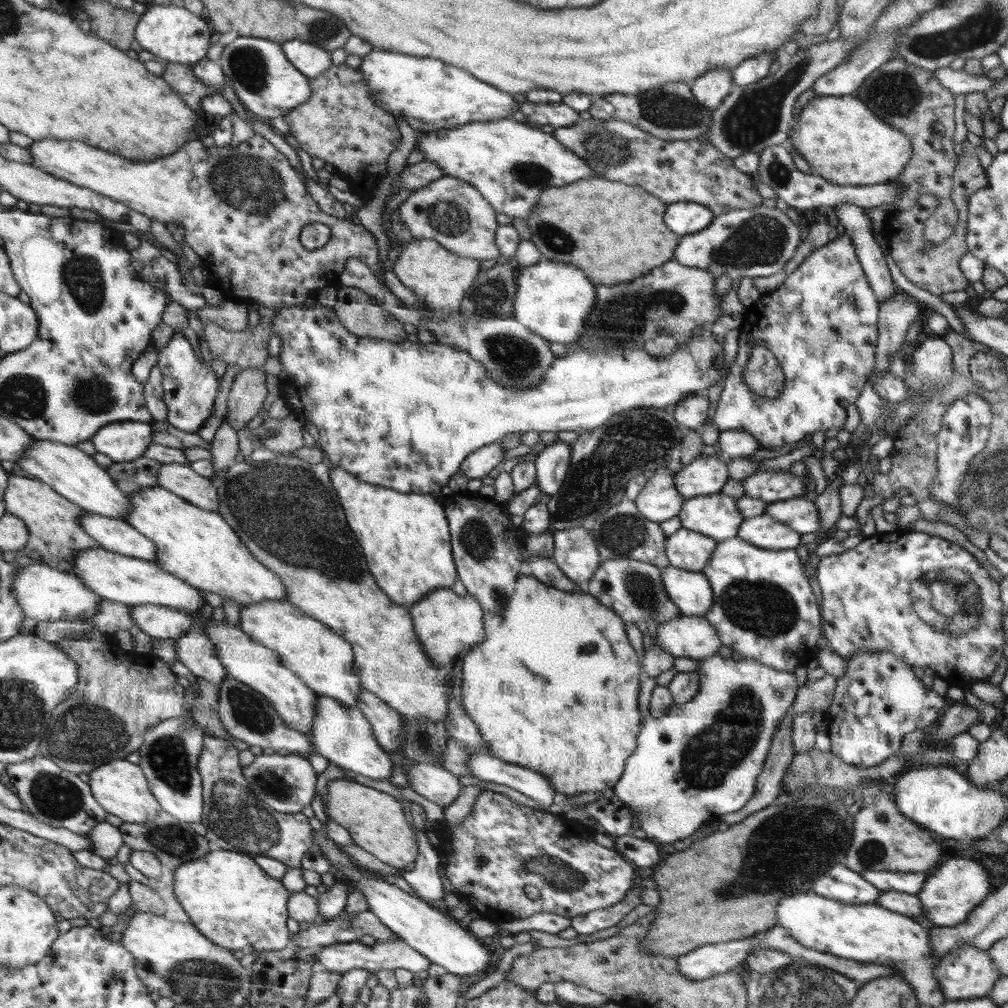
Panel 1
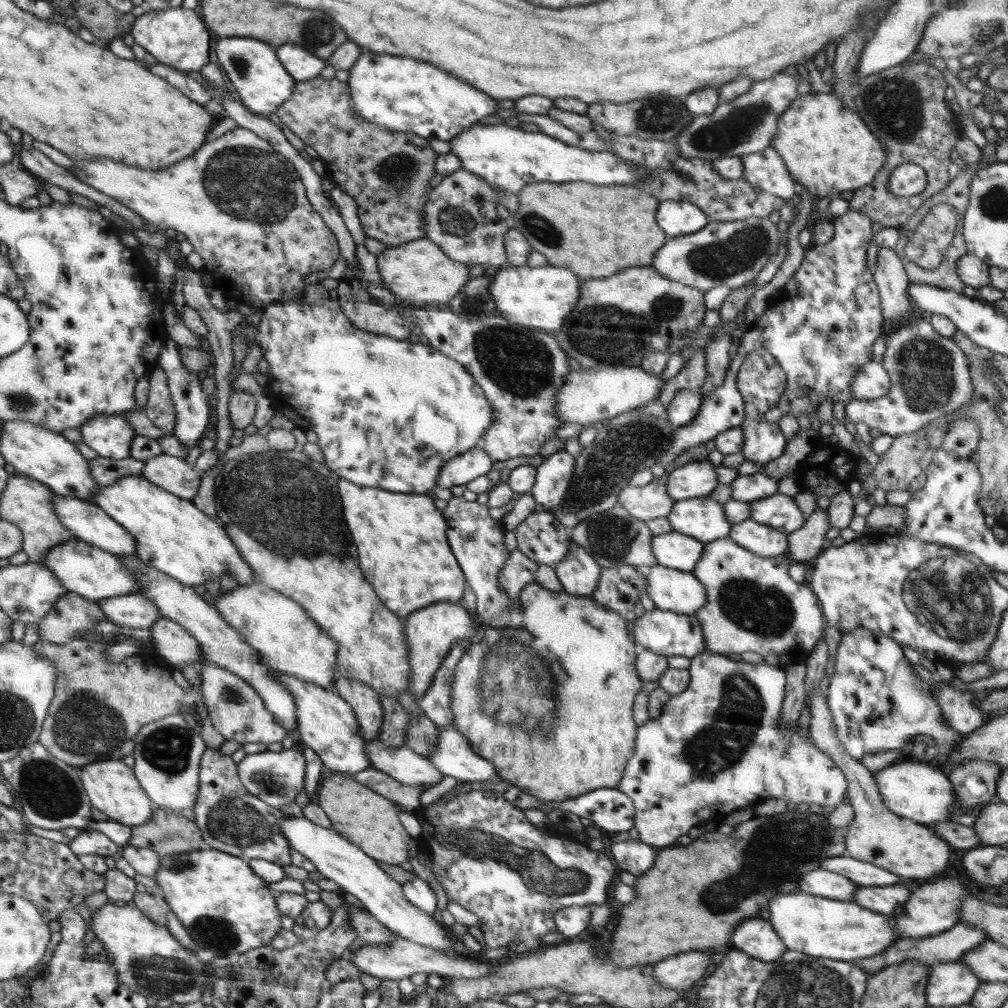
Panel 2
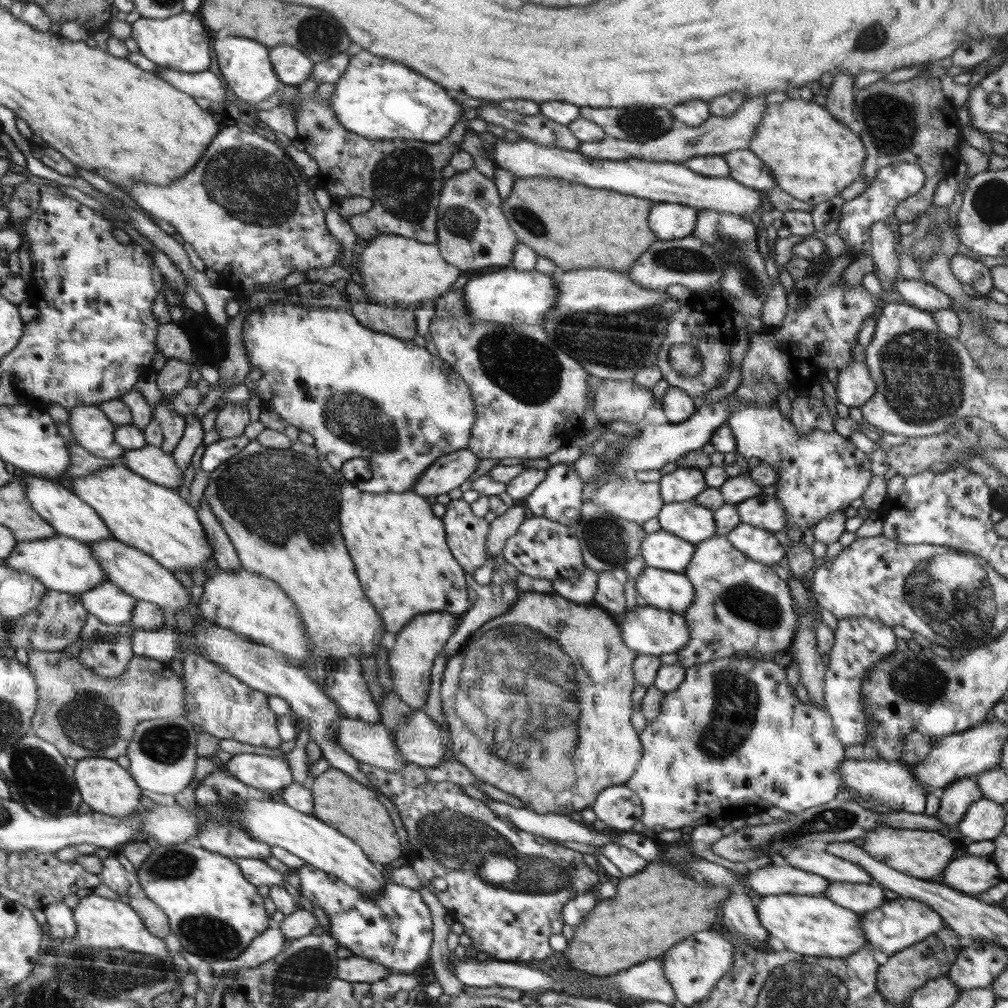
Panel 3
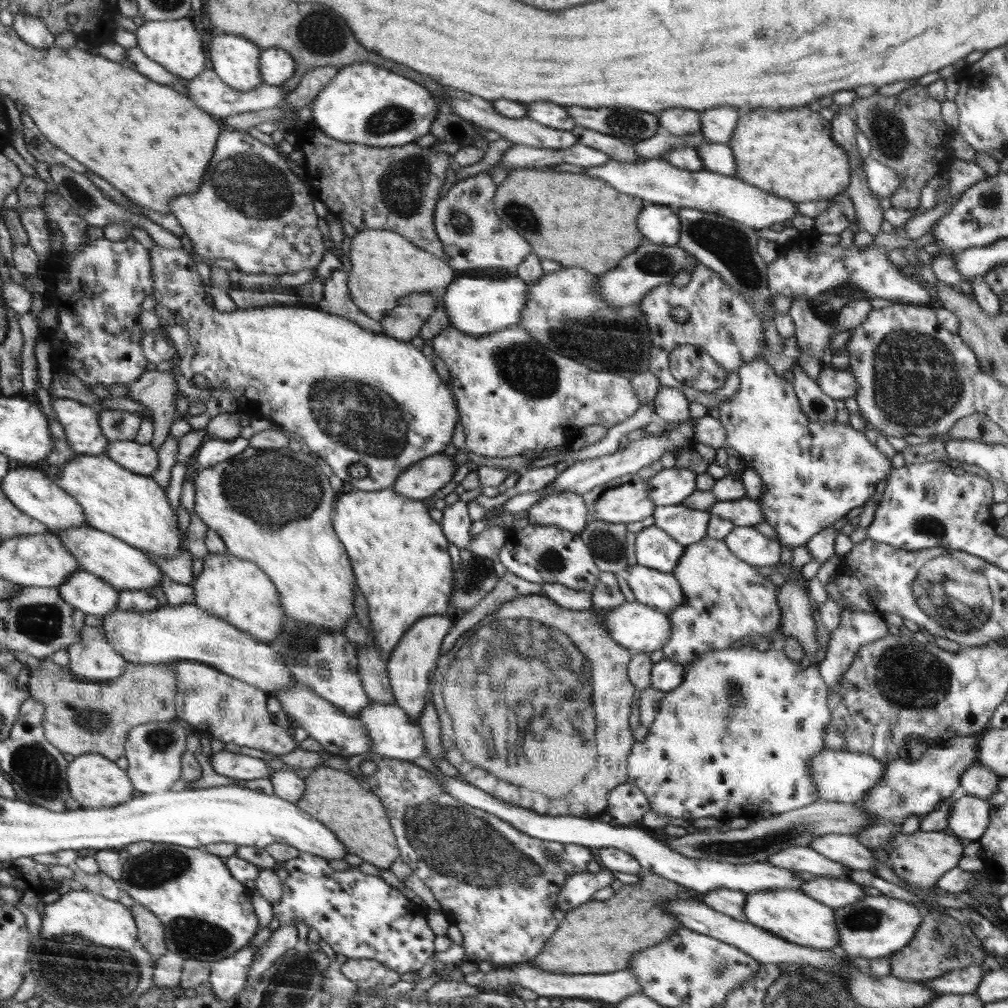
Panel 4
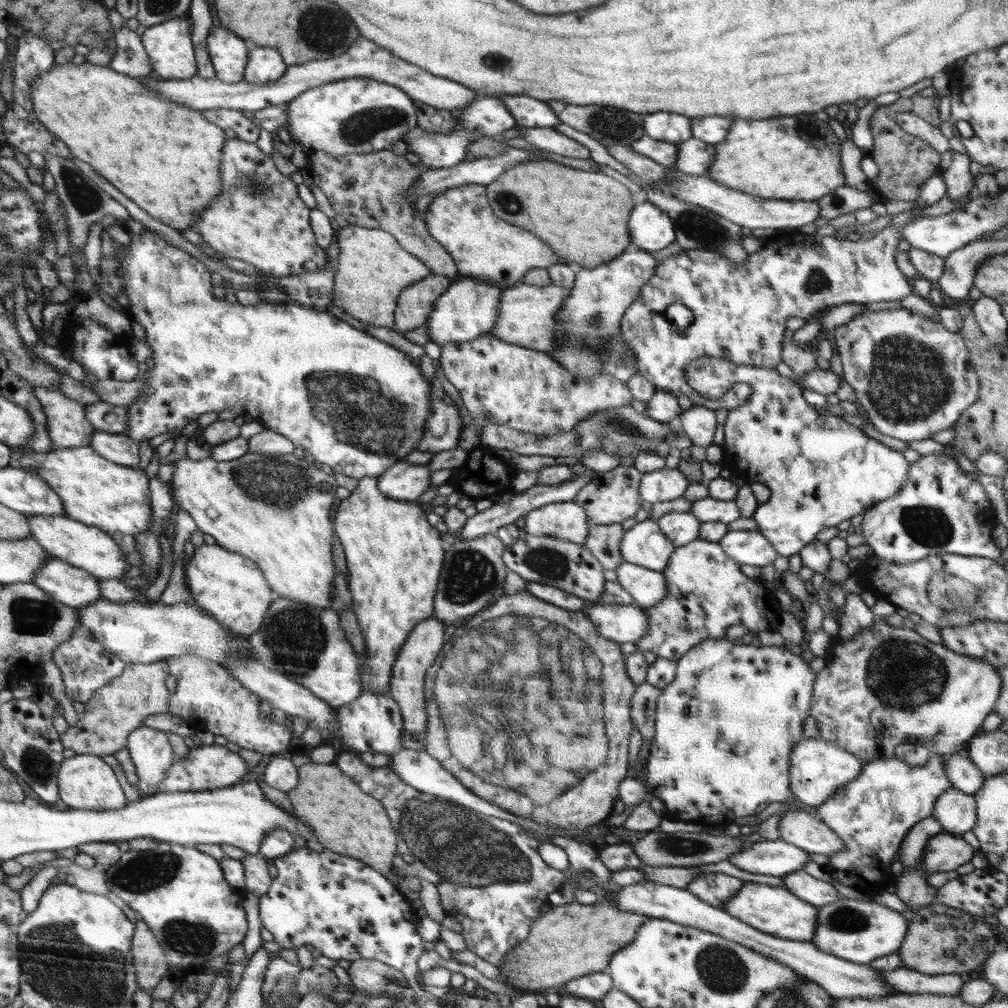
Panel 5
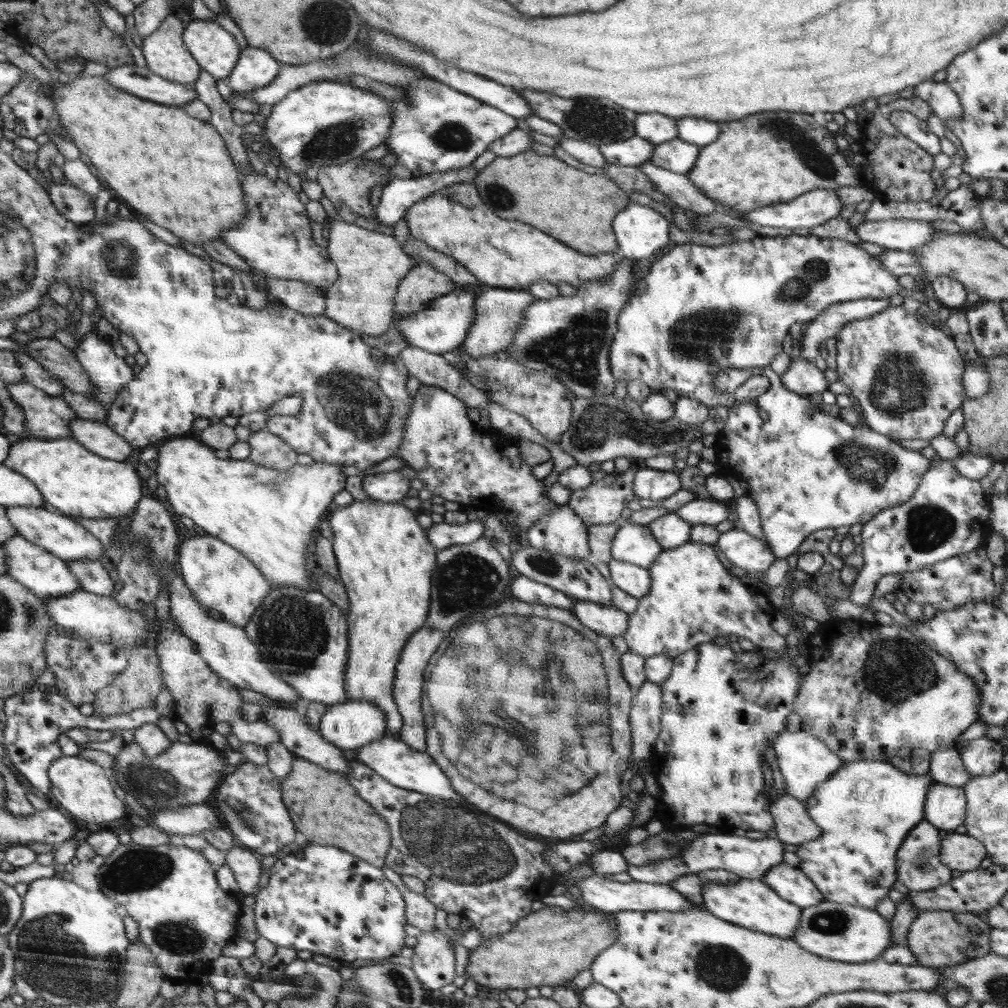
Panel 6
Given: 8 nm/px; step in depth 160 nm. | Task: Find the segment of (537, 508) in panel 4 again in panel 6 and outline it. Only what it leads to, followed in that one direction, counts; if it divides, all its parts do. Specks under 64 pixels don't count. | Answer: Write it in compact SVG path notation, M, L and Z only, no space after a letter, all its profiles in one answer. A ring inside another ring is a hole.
M568 503L557 505L527 532L528 542L536 549L545 549L548 553L572 559L591 559L585 523Z

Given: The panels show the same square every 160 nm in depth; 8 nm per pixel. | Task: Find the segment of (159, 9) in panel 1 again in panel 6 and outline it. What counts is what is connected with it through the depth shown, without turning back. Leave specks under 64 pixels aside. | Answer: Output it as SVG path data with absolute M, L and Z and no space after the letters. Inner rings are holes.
M170 14L150 36L143 39L141 50L147 69L173 82L194 84L201 66L190 55L184 38L184 22Z

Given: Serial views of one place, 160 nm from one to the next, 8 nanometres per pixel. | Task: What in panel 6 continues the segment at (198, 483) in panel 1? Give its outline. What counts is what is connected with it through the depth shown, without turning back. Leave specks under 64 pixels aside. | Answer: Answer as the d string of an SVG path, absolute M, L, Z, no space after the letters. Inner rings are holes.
M76 417L72 422L73 439L102 458L131 460L138 449L122 438L107 423Z

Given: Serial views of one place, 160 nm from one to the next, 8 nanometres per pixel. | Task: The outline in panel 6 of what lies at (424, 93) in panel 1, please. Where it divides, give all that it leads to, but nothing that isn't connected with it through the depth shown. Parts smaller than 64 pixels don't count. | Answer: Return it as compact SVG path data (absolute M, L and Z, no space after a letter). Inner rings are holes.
M331 81L302 86L286 94L272 106L272 114L264 122L268 144L278 150L279 162L285 170L297 175L314 174L322 167L352 161L370 148L380 146L394 124L392 101L345 83Z

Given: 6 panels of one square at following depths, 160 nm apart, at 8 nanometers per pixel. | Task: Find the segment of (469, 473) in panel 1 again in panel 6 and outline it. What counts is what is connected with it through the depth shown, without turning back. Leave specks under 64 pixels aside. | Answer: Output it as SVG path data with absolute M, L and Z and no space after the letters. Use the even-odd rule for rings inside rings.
M398 470L365 476L362 478L362 490L371 499L382 502L398 502L406 497L406 492L410 490L410 481L404 478Z

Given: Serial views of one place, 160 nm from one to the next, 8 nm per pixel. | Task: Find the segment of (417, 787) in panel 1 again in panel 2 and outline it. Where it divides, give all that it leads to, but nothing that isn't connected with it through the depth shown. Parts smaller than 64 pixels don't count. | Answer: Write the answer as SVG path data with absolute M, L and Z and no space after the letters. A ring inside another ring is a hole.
M376 739L365 741L365 753L371 766L401 783L426 788L435 785L444 774L429 759L408 747L386 747Z

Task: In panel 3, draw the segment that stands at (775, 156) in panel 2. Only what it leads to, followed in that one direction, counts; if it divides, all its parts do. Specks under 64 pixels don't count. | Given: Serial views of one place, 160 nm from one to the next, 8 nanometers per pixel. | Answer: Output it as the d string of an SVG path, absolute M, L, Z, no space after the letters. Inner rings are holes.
M750 149L730 151L722 156L730 168L730 177L736 182L767 193L778 188L769 168Z

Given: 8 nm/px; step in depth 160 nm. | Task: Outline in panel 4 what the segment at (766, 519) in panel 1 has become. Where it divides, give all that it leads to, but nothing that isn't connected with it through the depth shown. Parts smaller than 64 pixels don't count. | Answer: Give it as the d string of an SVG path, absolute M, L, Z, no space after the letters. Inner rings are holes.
M750 526L735 527L723 542L737 558L756 568L776 565L781 558L781 545L777 540L767 538Z

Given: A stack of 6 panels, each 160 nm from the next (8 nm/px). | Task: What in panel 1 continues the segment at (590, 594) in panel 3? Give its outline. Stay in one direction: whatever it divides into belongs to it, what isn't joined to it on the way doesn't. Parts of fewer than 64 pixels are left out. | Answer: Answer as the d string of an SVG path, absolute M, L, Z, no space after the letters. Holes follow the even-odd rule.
M589 526L556 531L552 536L554 542L553 559L570 580L576 583L573 593L585 590L589 578L600 568L598 547L592 540Z

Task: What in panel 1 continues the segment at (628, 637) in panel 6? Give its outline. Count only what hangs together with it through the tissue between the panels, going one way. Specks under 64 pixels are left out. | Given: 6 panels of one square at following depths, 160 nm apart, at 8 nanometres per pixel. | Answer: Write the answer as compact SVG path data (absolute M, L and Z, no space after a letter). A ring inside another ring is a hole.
M737 537L718 541L716 550L701 571L710 580L714 593L714 604L702 616L714 626L721 643L739 652L742 658L793 673L796 668L807 667L809 662L818 657L820 651L817 646L823 634L821 610L810 586L816 572L816 562L812 563L812 558L809 558L808 562L802 563L794 549L758 549Z

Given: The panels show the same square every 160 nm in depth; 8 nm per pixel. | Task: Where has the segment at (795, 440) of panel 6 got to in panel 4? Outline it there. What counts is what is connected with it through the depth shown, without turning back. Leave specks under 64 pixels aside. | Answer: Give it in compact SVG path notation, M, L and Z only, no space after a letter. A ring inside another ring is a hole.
M694 344L675 348L669 356L669 367L672 378L682 385L703 391L705 395L720 388L727 378L727 370L706 350ZM764 358L739 366L737 376L740 380L737 393L718 406L726 431L725 444L743 456L744 464L748 460L748 469L754 469L766 486L767 492L758 501L764 522L778 535L777 542L790 549L805 546L823 528L841 524L852 508L863 506L876 491L877 482L886 481L891 475L891 460L866 439L864 432L855 430L850 424L836 419L820 422L806 416L792 383L777 376Z

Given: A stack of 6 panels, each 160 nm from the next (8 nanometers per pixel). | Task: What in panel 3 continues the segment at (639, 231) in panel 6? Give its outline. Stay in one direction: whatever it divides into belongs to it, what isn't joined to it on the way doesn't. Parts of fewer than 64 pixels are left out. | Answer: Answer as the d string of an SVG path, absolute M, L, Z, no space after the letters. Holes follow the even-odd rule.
M655 203L649 212L649 226L660 240L684 238L694 230L700 211L687 204Z

